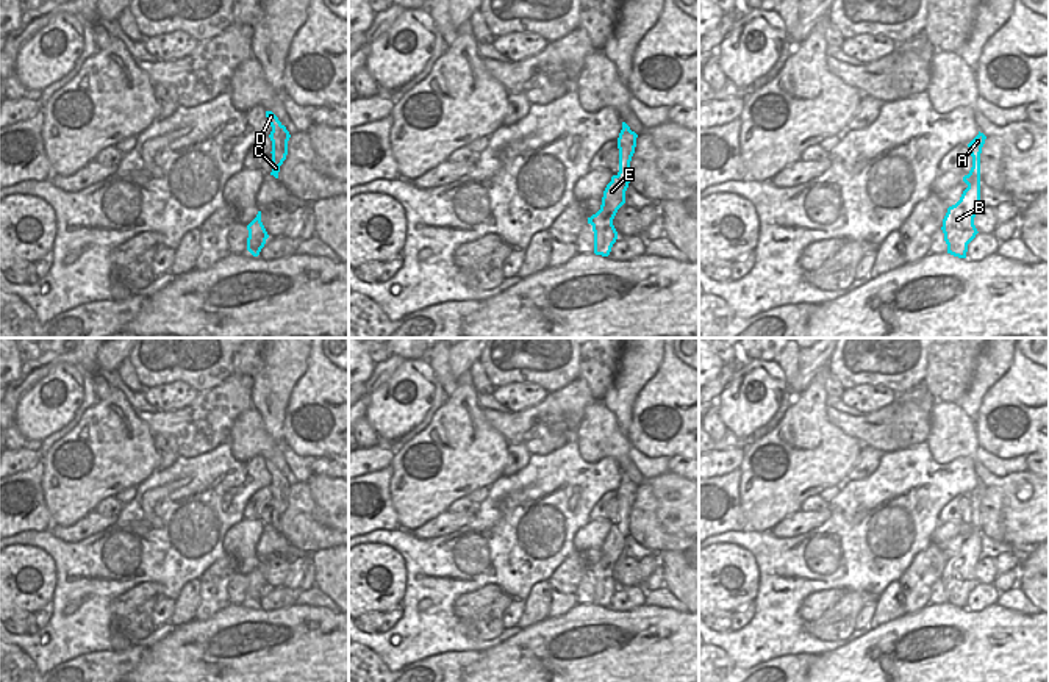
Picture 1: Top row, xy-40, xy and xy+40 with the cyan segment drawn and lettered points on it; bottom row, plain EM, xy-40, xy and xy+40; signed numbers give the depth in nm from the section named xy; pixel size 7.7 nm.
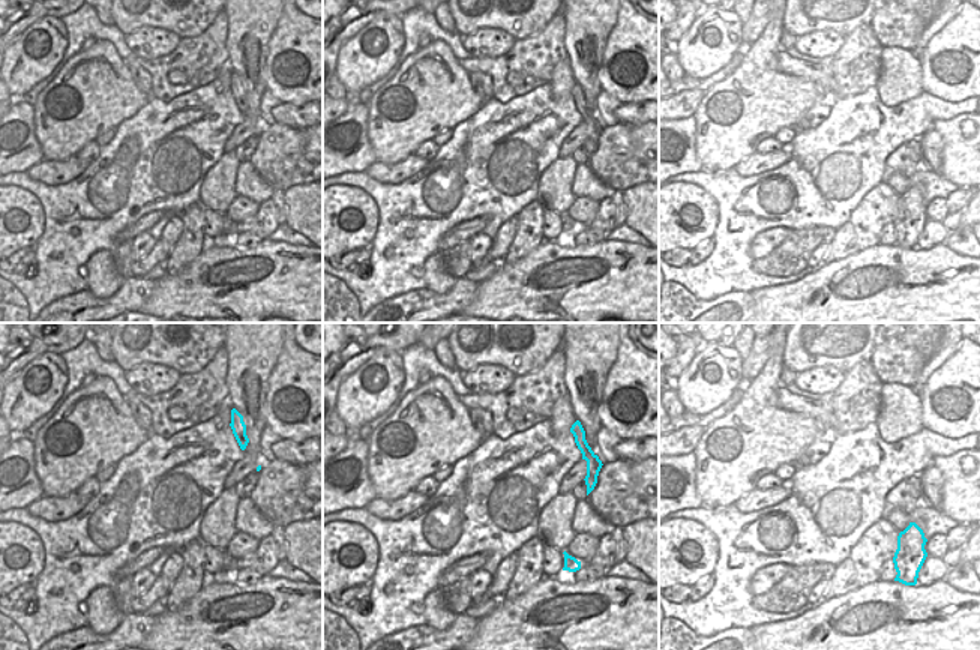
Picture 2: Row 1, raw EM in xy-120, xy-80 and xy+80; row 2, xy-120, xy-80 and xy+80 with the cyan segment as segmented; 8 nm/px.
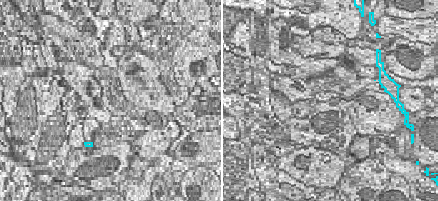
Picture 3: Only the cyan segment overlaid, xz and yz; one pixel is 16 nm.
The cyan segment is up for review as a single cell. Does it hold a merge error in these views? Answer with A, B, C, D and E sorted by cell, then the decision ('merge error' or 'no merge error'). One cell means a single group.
A B C D E; no merge error

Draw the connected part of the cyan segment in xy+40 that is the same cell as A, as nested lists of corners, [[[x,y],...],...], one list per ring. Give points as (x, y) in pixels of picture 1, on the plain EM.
[[[979,485],[968,494],[972,507],[972,518],[963,532],[968,538],[963,541],[960,551],[947,558],[943,569],[943,583],[947,594],[947,604],[966,608],[968,594],[979,583],[974,576],[974,568],[980,560],[980,504],[986,486]]]

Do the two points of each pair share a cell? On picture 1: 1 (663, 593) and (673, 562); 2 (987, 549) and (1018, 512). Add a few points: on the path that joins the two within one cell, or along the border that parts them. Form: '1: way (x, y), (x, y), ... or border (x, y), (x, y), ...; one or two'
1: border (663, 585), (682, 603); two
2: border (1002, 542), (1010, 545); two

